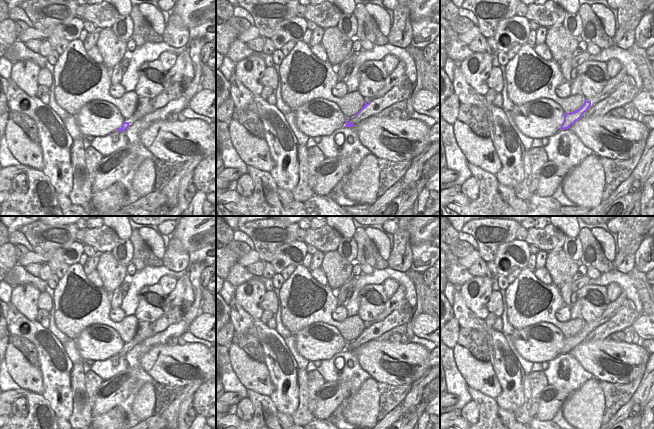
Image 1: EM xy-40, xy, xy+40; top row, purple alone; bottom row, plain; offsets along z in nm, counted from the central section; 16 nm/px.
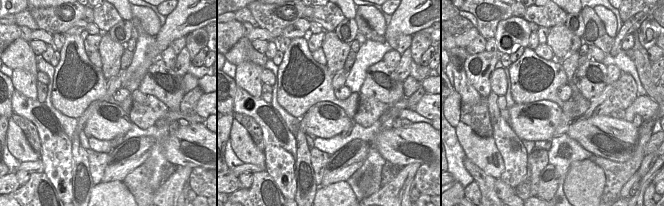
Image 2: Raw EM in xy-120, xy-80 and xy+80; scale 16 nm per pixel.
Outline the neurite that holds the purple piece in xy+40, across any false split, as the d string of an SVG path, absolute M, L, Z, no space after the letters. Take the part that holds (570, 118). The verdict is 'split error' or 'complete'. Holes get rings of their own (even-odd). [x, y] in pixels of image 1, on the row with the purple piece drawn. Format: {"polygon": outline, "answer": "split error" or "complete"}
{"polygon": "M622 68L615 77L610 78L608 80L604 89L597 96L586 98L584 104L578 110L571 113L565 113L564 121L561 125L560 130L570 128L570 126L573 125L576 121L578 121L589 108L612 94L626 75L627 73Z", "answer": "split error"}

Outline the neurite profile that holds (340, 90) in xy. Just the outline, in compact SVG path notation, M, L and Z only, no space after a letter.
M344 81L338 82L332 89L332 94L335 97L342 98L348 93L347 86Z

